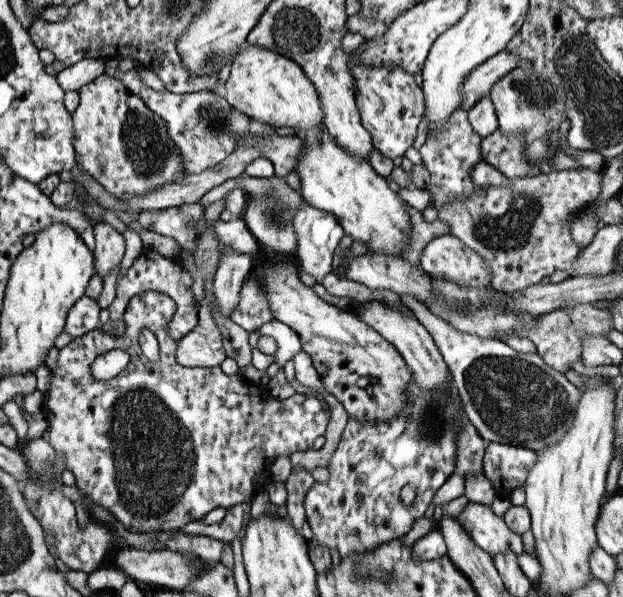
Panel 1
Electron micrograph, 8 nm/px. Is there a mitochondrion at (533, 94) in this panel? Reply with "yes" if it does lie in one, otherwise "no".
yes

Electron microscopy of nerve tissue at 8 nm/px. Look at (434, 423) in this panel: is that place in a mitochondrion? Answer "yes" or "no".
yes

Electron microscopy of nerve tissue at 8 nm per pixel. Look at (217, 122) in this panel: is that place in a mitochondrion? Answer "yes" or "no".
yes

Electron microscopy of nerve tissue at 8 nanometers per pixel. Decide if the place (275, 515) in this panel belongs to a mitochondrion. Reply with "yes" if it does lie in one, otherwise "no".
no

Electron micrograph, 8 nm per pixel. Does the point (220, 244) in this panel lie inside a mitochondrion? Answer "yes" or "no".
no

